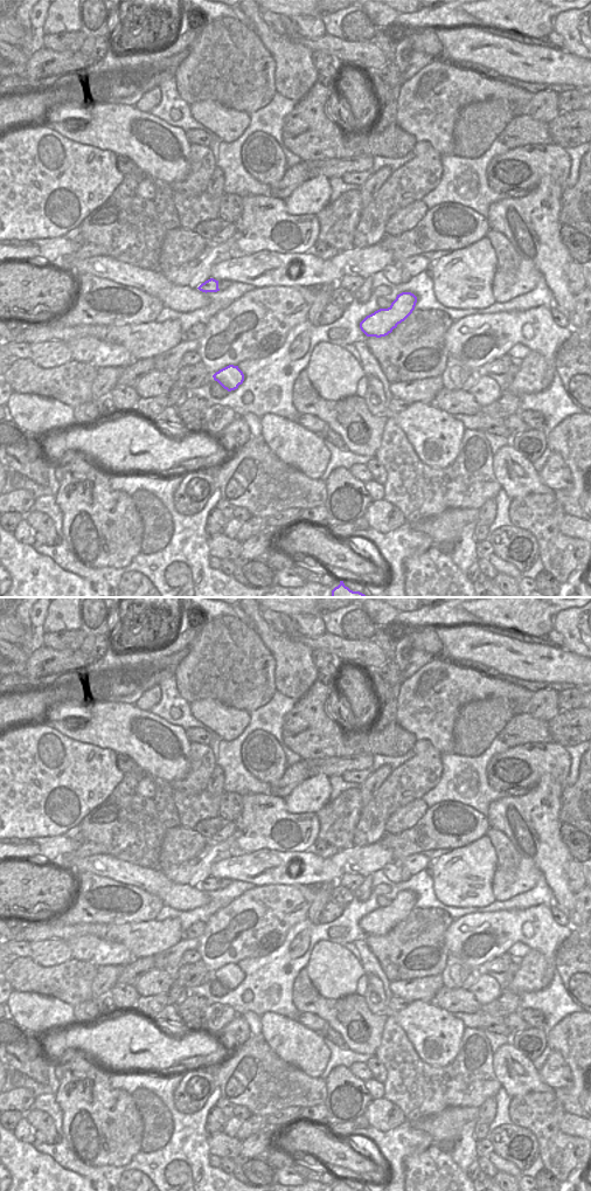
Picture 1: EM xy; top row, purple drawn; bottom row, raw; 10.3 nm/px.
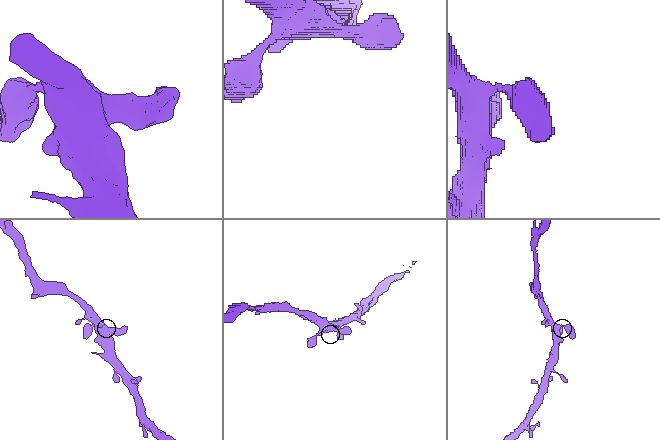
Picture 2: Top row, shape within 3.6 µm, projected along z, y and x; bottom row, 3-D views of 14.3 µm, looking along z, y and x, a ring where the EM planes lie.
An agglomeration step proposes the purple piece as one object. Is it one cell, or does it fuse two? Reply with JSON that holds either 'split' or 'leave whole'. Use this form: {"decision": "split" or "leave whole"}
{"decision": "leave whole"}

